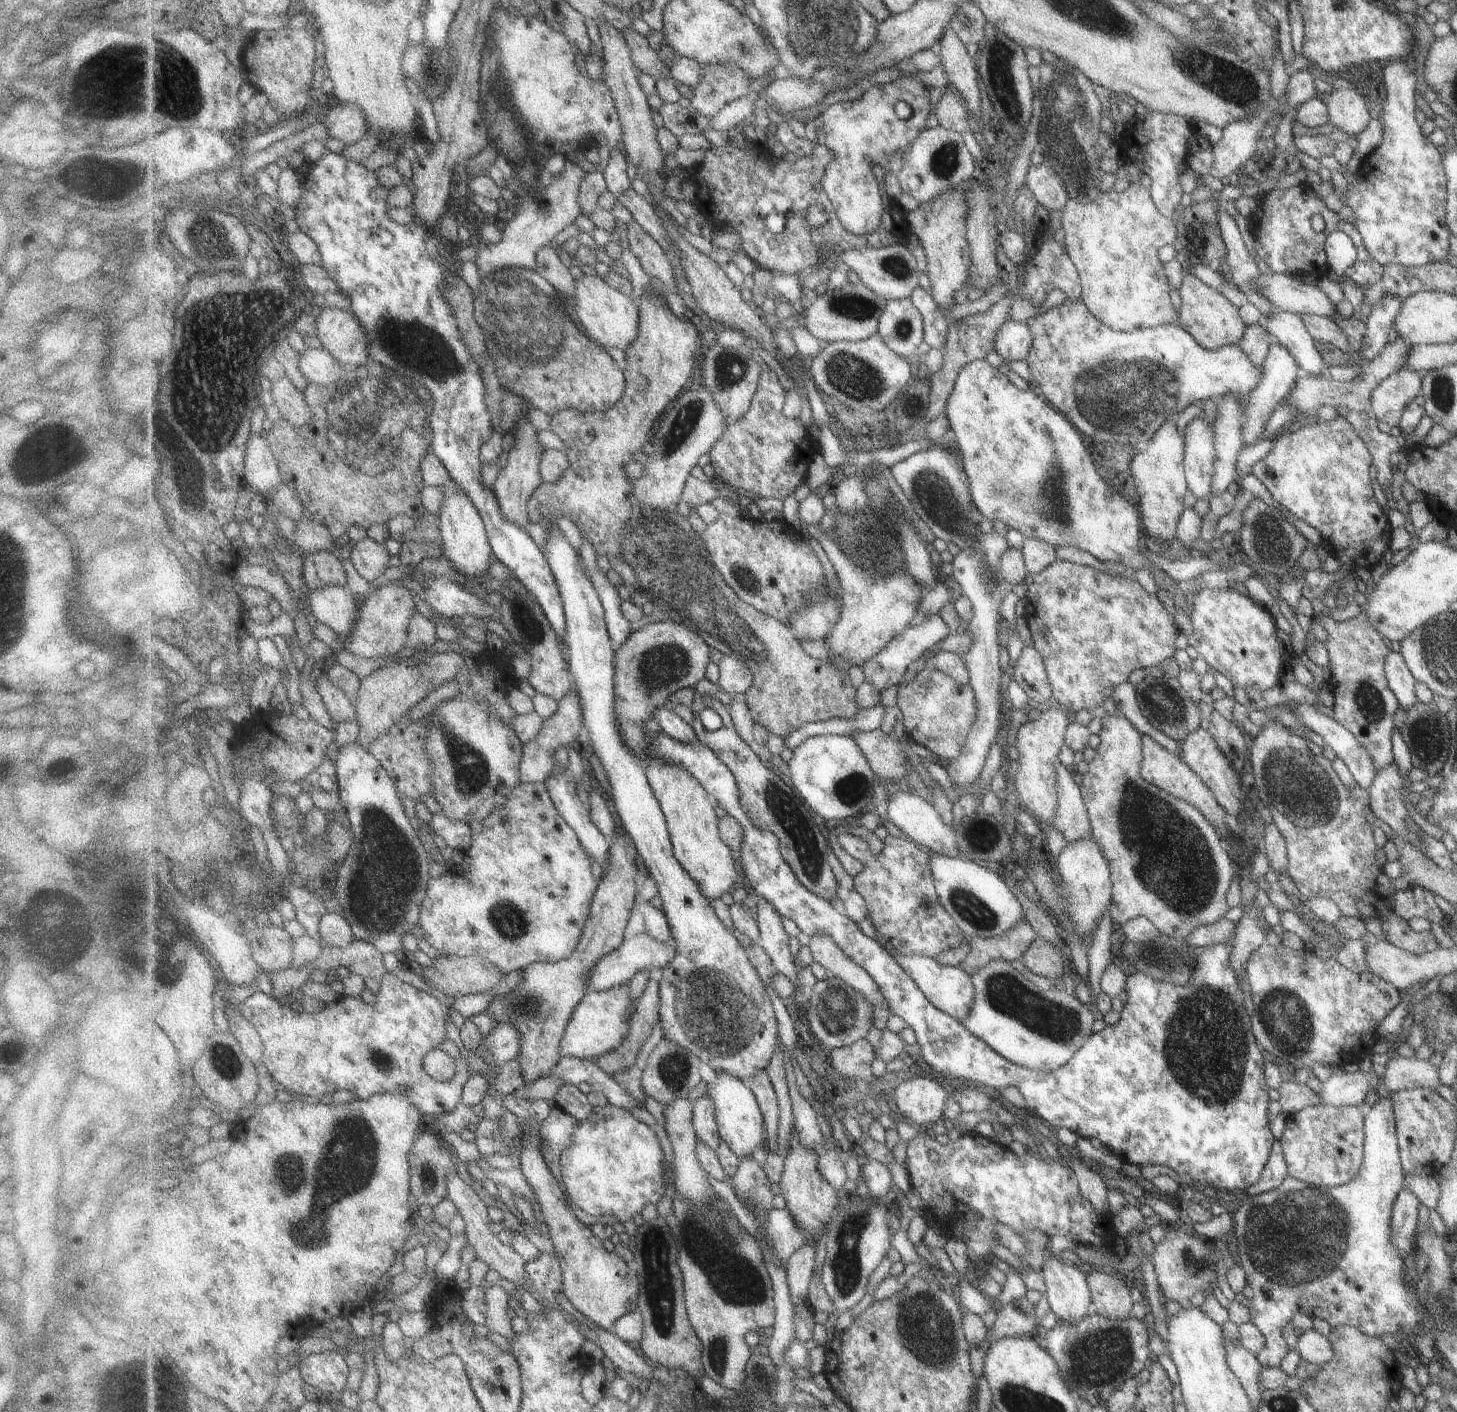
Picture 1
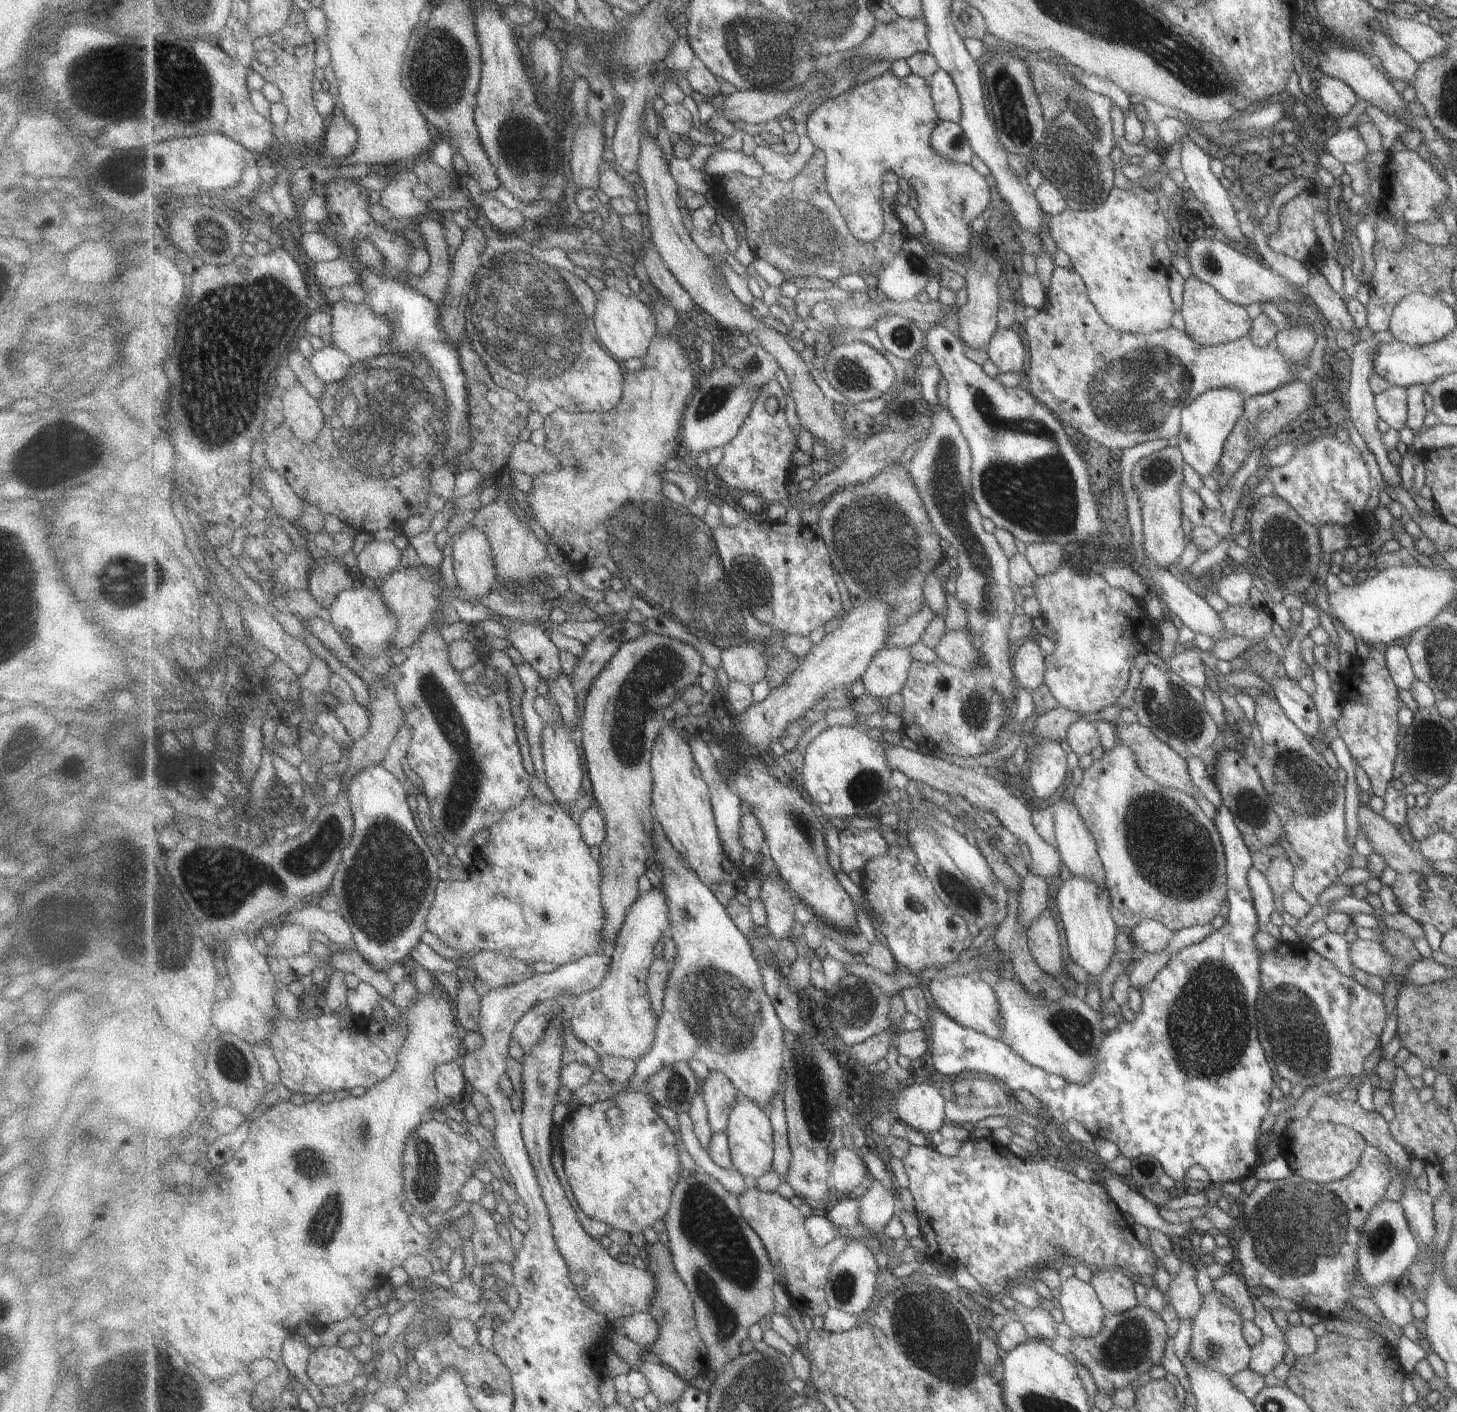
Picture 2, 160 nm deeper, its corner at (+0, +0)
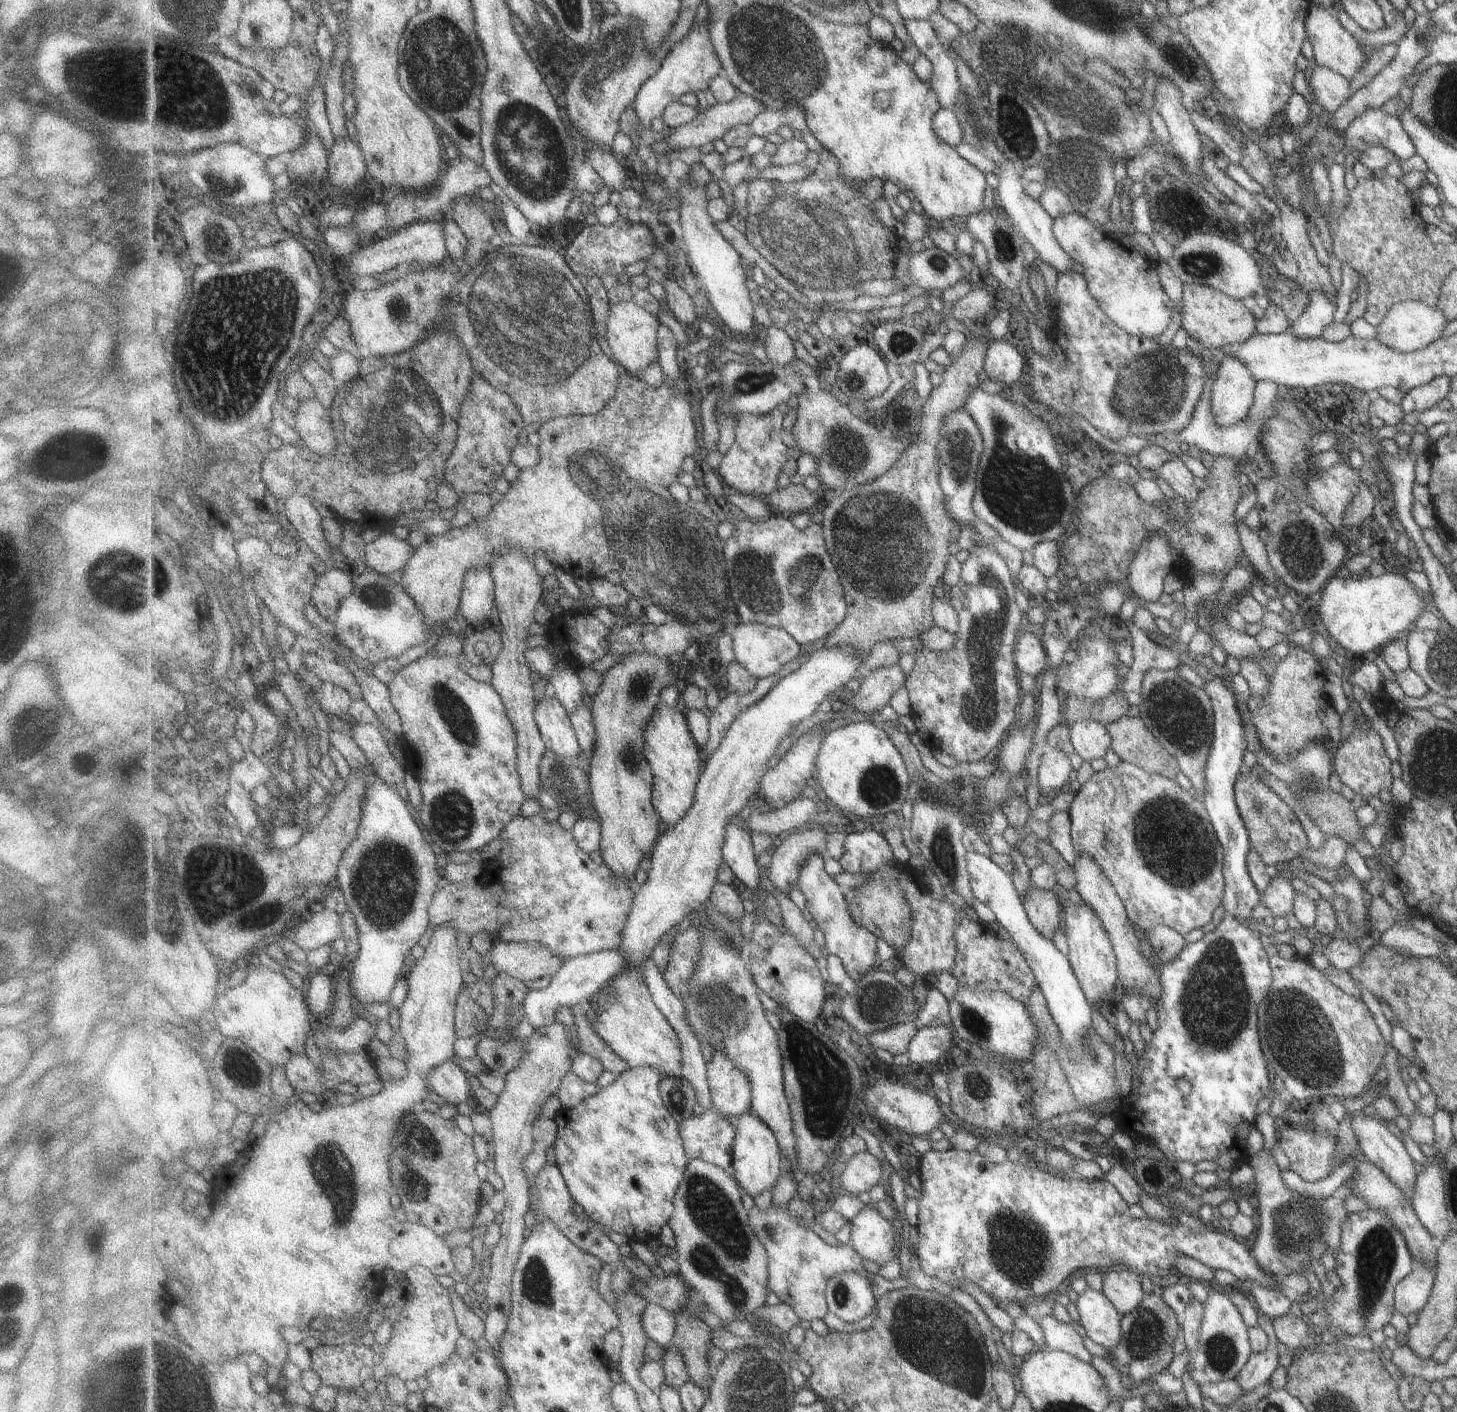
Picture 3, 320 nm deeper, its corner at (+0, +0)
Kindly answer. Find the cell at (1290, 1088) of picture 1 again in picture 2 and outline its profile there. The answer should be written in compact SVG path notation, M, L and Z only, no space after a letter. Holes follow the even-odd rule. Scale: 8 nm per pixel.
M1323 1095L1312 1102L1308 1114L1316 1121L1331 1121L1354 1130L1362 1136L1365 1146L1377 1147L1398 1169L1405 1169L1406 1173L1409 1172L1410 1167L1414 1169L1412 1173L1417 1170L1414 1161L1406 1155L1404 1148L1398 1142L1395 1142L1395 1139L1391 1136L1388 1122L1381 1117L1379 1112L1367 1112L1361 1109L1356 1101L1340 1099L1337 1102L1332 1095Z

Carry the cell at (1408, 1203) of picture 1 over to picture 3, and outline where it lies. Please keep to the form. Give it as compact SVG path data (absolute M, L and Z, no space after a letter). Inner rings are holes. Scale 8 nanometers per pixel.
M1369 1207L1347 1213L1340 1224L1340 1242L1334 1260L1340 1286L1332 1290L1324 1309L1315 1309L1308 1314L1311 1328L1333 1326L1349 1336L1381 1330L1393 1311L1395 1285L1412 1269L1413 1260L1402 1234L1384 1213Z

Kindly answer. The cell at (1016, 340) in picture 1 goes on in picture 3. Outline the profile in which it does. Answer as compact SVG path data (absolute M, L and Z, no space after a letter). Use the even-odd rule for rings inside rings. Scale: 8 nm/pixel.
M1006 336L997 340L991 339L984 360L984 371L989 380L1000 381L1003 389L1011 392L1013 382L1017 382L1026 371L1023 358L1017 346L1007 340Z

